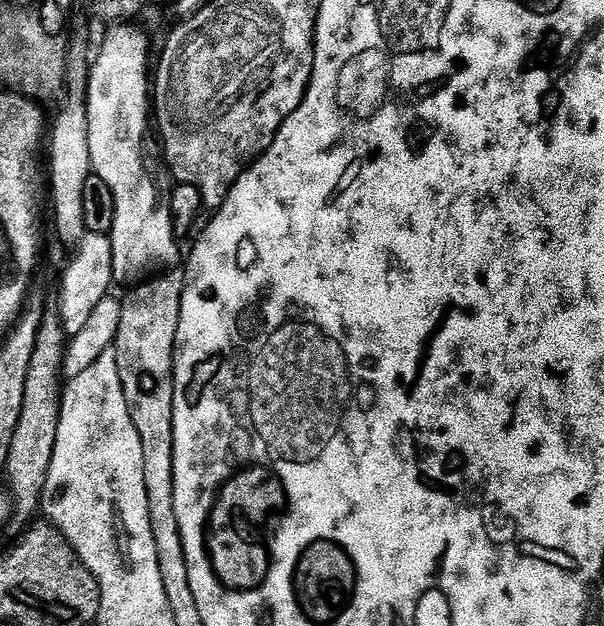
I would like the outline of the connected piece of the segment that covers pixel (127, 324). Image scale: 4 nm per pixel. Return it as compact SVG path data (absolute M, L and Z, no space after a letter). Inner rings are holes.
M176 270L169 271L167 274L156 274L151 278L145 279L143 282L137 283L135 286L127 289L128 297L124 296L121 306L121 322L118 326L114 348L124 348L124 360L128 360L128 364L136 364L136 368L128 368L128 372L140 372L140 380L144 380L144 372L152 372L152 380L157 384L171 385L174 380L174 349L176 347L176 326L180 317L180 293L184 291L184 280L182 276L176 273Z

